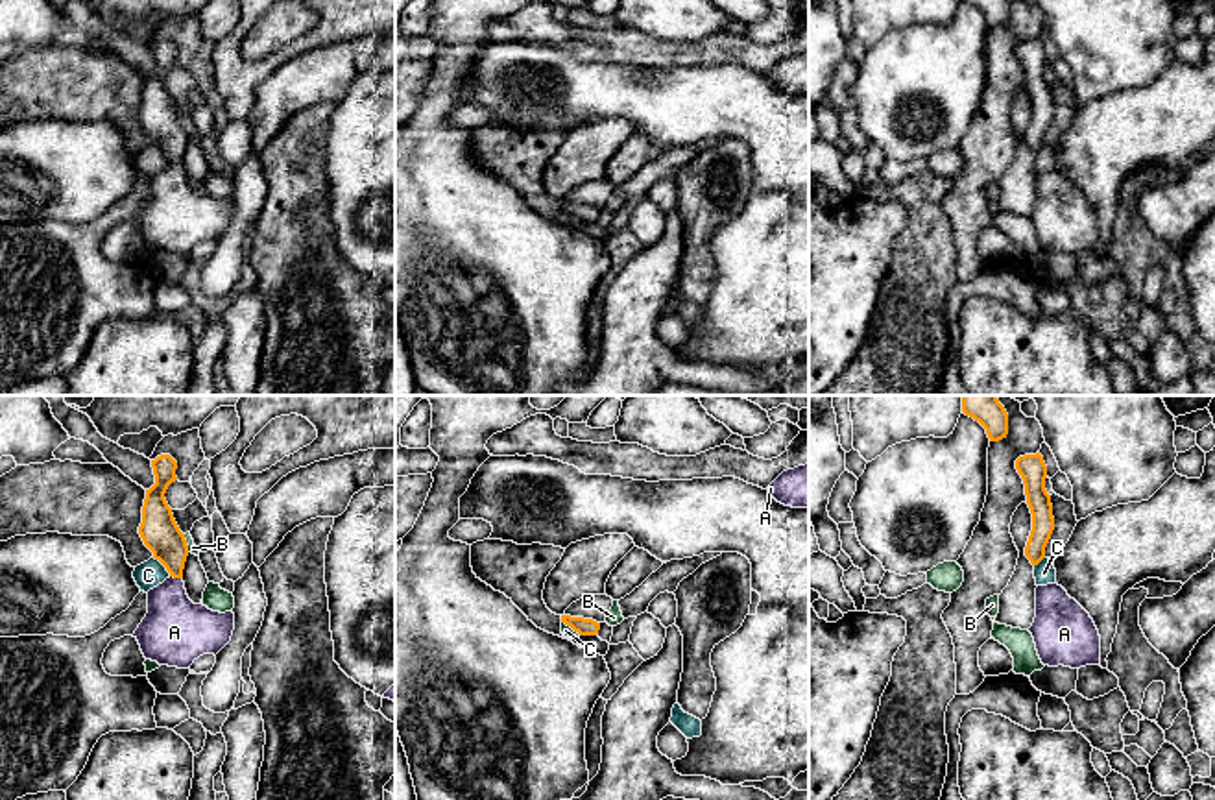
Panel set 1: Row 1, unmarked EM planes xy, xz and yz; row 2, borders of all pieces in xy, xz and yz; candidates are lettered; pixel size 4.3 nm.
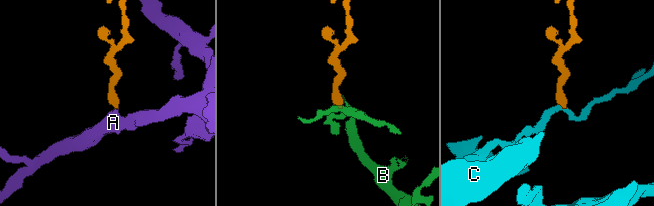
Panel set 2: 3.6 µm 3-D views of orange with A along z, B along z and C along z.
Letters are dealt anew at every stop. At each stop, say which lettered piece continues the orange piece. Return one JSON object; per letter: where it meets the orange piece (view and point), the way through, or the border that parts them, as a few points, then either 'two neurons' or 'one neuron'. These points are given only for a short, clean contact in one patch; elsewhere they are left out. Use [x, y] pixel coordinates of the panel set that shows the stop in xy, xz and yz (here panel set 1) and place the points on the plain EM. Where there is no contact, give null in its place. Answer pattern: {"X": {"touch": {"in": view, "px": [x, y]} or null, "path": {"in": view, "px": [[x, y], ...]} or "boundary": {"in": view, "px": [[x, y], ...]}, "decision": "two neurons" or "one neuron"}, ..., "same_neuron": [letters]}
{"A": {"touch": {"in": "xy", "px": [176, 163]}, "path": {"in": "xy", "px": [[159, 117], [172, 137], [176, 163], [174, 218]]}, "decision": "one neuron"}, "B": {"touch": {"in": "xy", "px": [185, 130]}, "boundary": {"in": "xy", "px": [[183, 121], [189, 137]]}, "decision": "two neurons"}, "C": {"touch": {"in": "xy", "px": [163, 150]}, "boundary": {"in": "xy", "px": [[154, 143], [170, 161]]}, "decision": "two neurons"}, "same_neuron": ["A"]}

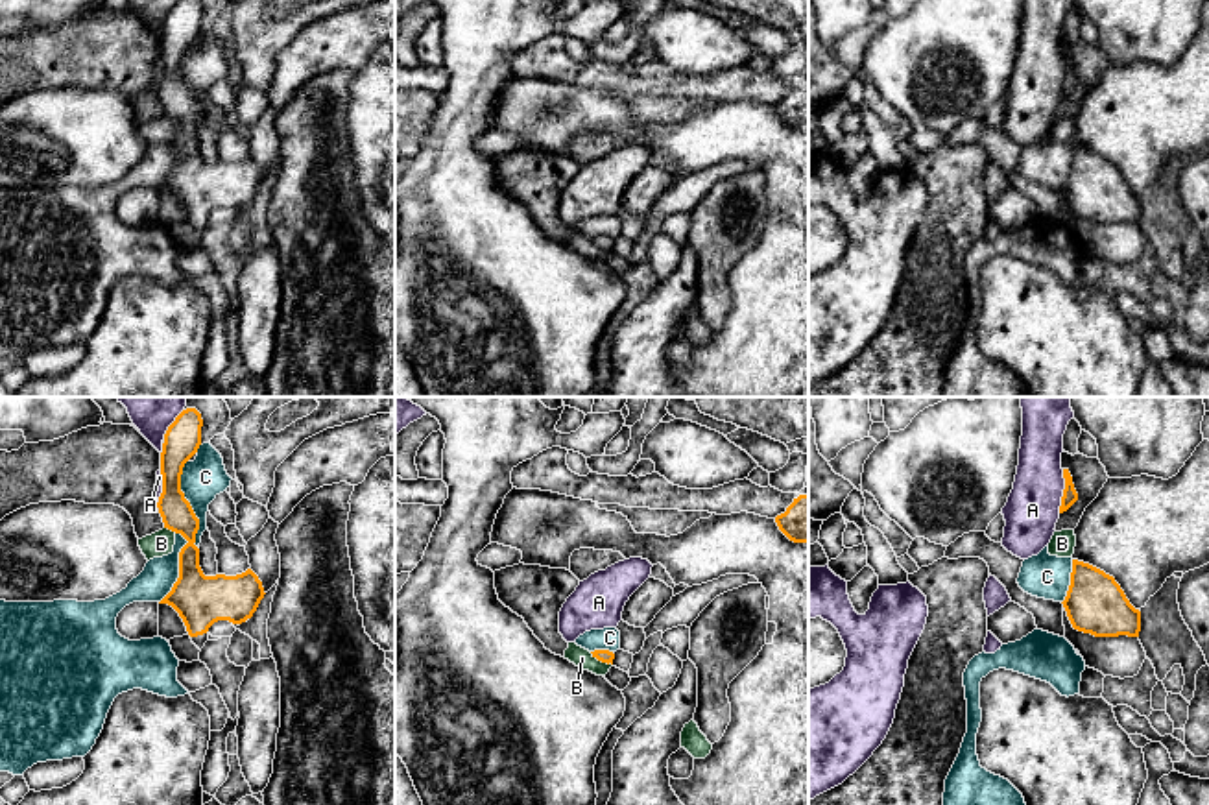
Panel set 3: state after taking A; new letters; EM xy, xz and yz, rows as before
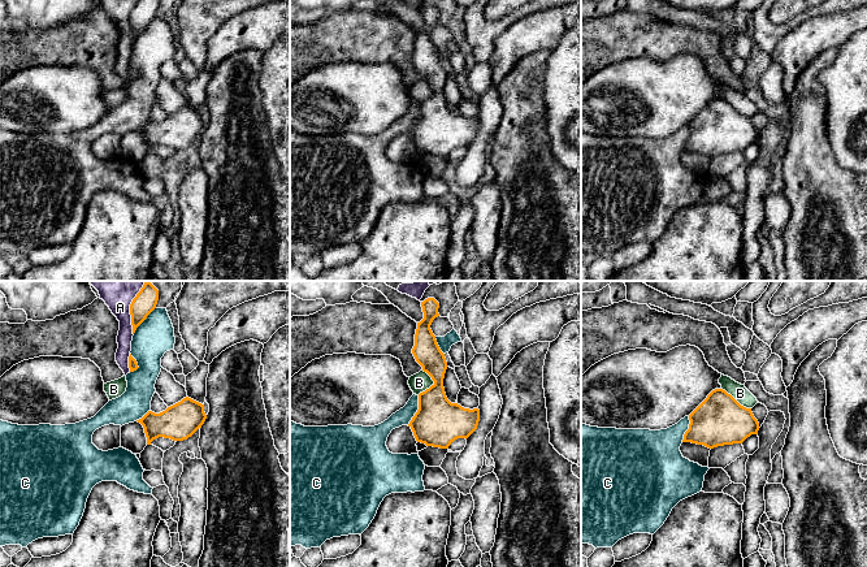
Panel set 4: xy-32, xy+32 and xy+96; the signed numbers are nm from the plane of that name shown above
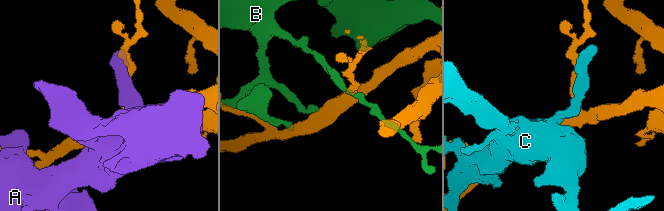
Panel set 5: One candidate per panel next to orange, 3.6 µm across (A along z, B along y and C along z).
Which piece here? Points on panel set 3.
{"A": {"touch": {"in": "yz", "px": [1064, 78]}, "decision": "two neurons"}, "B": {"touch": {"in": "xz", "px": [600, 246]}, "decision": "two neurons"}, "C": {"touch": {"in": "xy", "px": [189, 91]}, "decision": "two neurons"}, "same_neuron": []}

